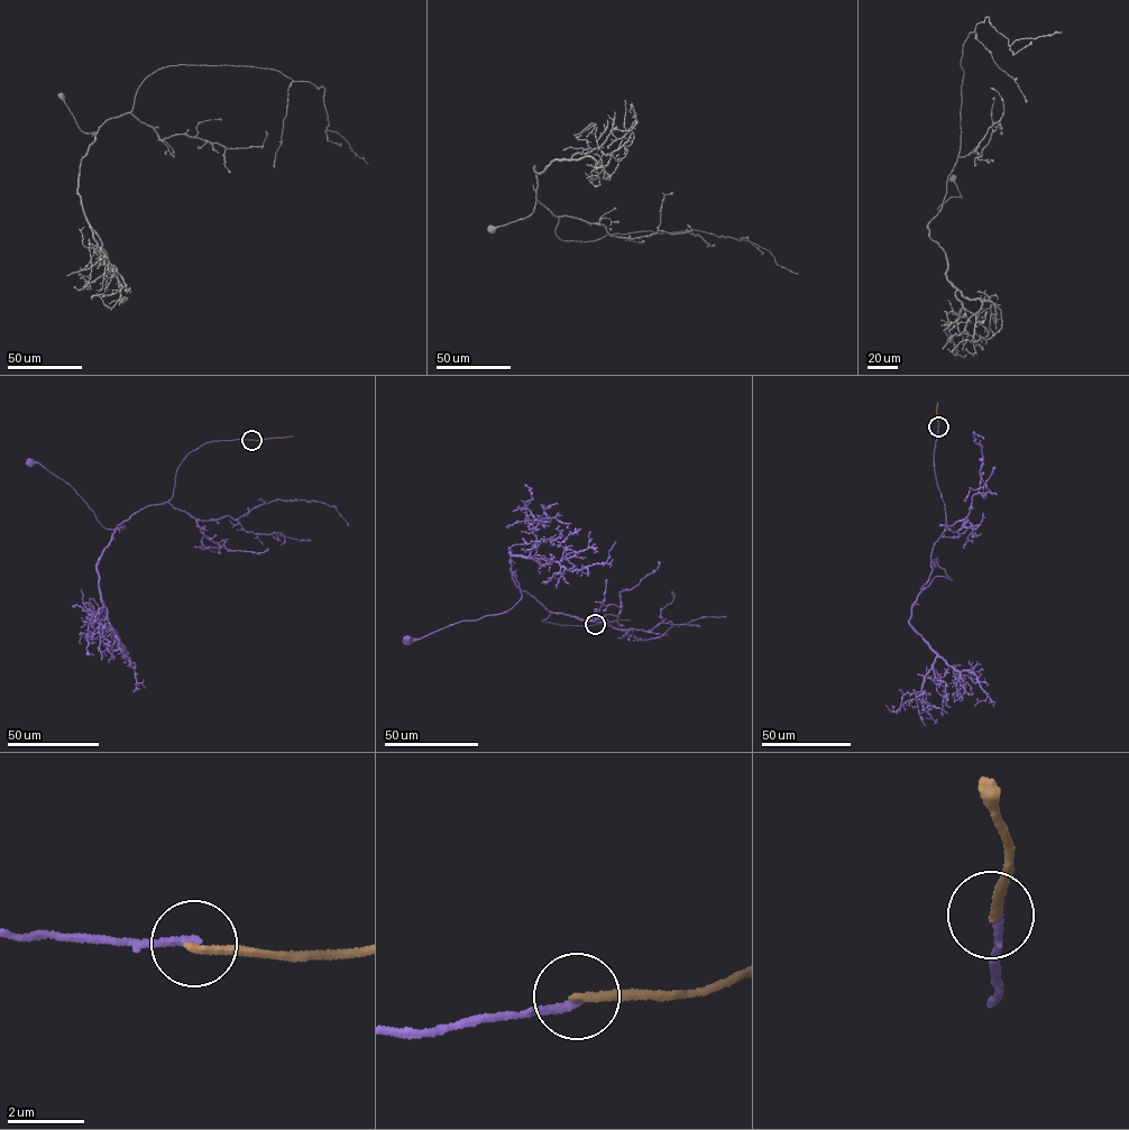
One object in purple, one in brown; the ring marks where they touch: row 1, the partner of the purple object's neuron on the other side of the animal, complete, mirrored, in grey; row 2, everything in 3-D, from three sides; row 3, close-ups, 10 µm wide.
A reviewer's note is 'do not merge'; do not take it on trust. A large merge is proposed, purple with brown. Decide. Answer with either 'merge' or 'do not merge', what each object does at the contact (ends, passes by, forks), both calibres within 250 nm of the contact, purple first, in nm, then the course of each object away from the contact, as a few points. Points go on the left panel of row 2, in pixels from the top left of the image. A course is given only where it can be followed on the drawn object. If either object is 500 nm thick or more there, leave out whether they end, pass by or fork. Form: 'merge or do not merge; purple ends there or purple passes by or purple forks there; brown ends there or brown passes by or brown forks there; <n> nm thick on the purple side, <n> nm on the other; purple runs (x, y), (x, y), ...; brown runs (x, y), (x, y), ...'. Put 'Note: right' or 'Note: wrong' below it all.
do not merge; purple ends there; brown ends there; 200 nm thick on the purple side, 200 nm on the other; purple runs (251, 439), (192, 451), (171, 498), (124, 529), (103, 526), (71, 485), (30, 464); brown runs (251, 440), (293, 435)
Note: right

